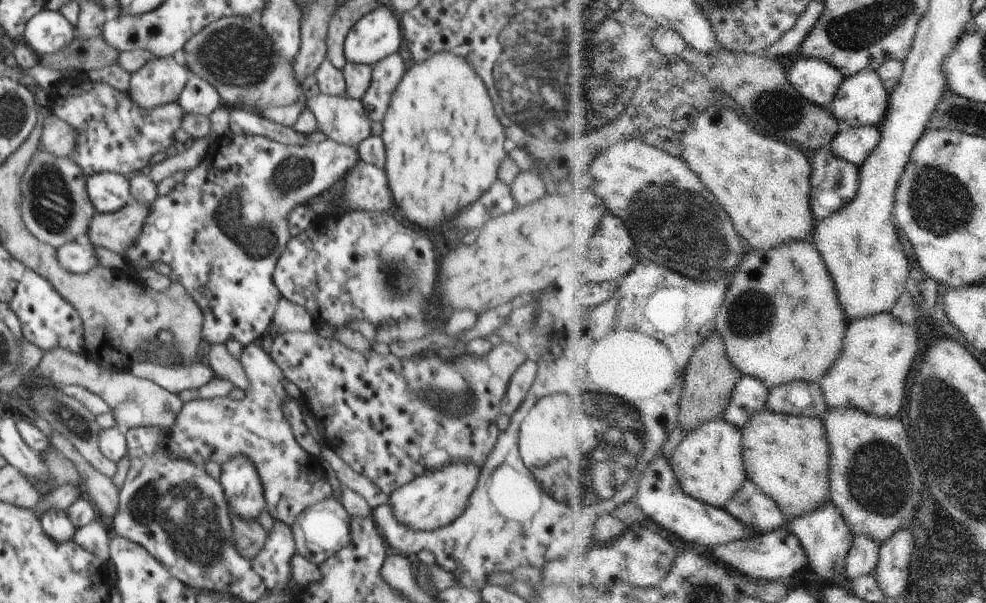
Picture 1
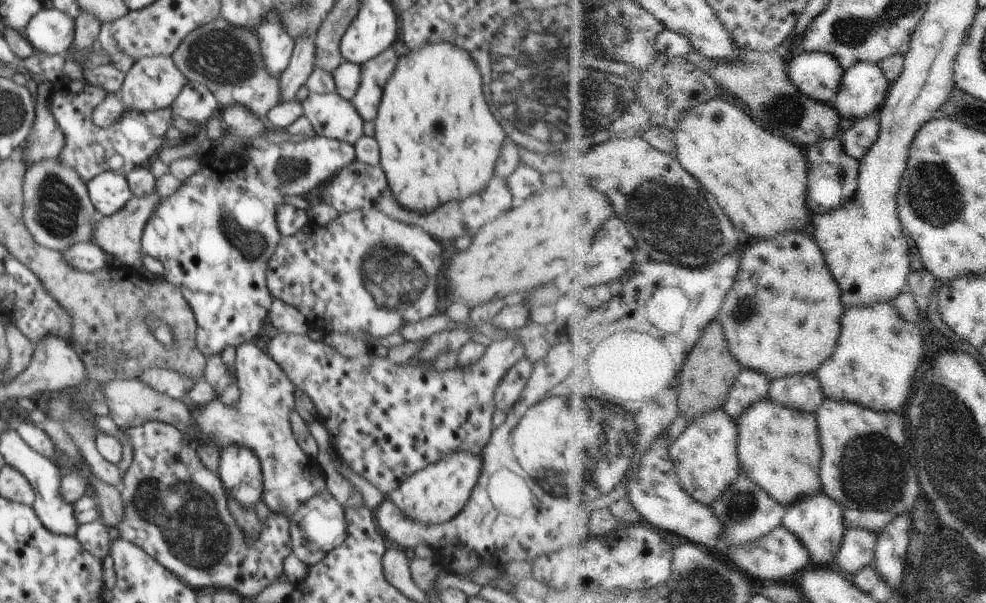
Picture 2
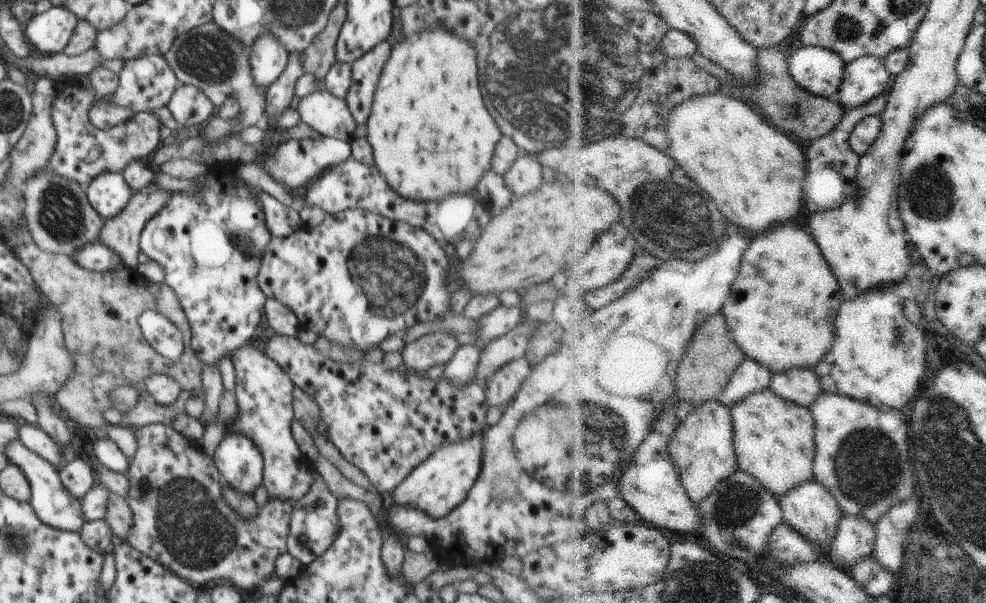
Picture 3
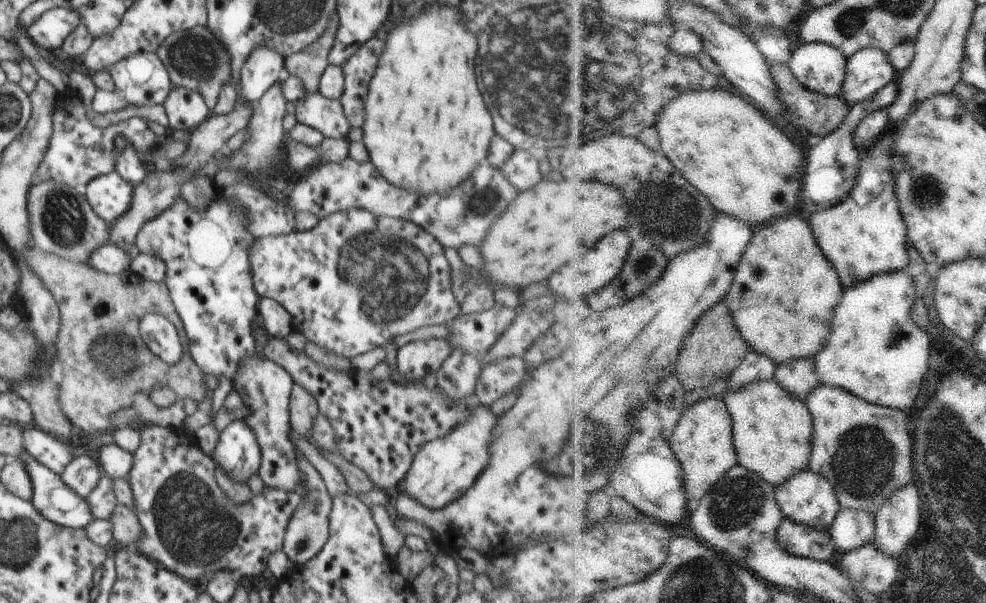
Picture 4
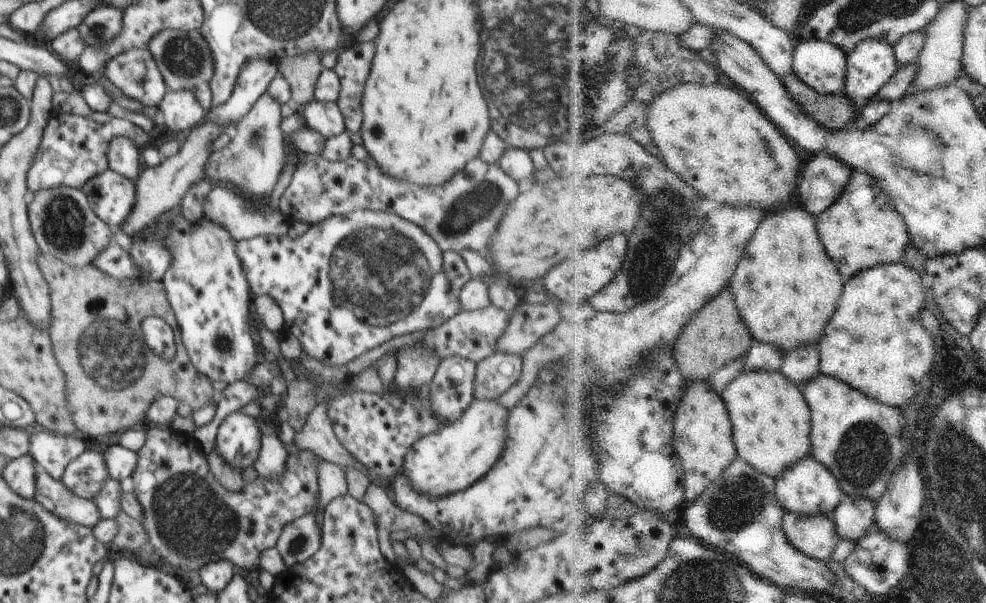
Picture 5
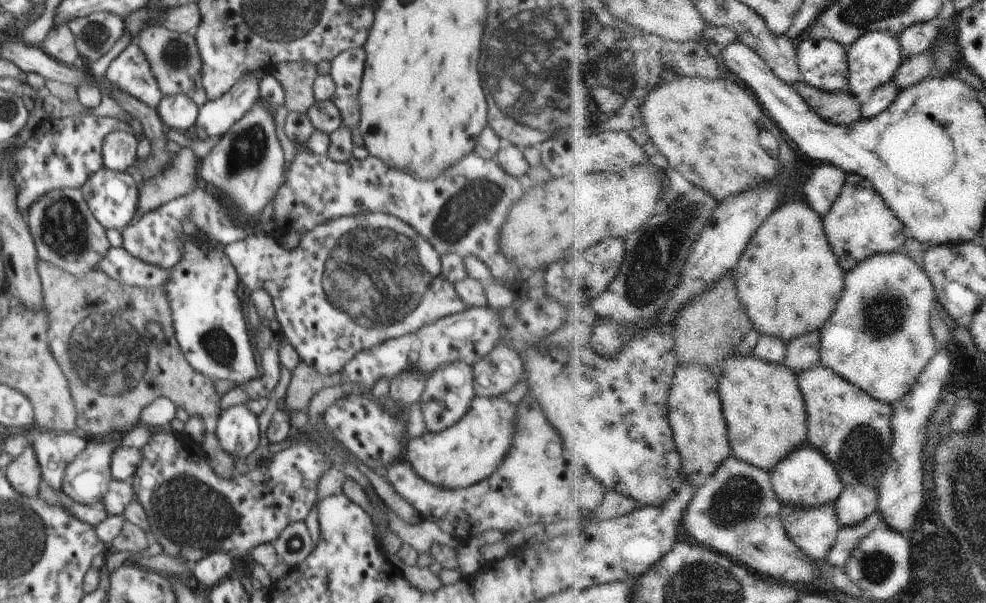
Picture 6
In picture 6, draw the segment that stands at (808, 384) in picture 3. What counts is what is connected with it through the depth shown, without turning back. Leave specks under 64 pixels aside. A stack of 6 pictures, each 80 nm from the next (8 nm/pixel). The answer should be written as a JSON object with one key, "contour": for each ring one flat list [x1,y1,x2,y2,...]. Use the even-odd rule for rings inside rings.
{"contour":[[814,331,789,344,786,365,798,376,821,363,823,331]]}

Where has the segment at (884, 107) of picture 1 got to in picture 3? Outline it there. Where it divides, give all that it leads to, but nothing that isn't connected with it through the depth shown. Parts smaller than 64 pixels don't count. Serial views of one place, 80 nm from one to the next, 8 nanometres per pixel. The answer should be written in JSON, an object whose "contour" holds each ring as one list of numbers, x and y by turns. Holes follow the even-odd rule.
{"contour":[[867,55,847,68,845,83,833,100,844,104,848,111,866,107,889,91,894,83,894,74,880,56]]}

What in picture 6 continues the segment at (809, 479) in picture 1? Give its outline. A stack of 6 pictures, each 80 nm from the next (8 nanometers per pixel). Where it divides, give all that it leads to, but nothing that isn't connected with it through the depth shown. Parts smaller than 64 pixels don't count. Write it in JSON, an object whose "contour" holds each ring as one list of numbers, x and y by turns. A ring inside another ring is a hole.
{"contour":[[739,354,730,357,721,367,718,367,715,372,720,372,722,370,722,380,721,380,721,395,725,402,726,418,729,420,729,427,731,432,731,441,733,442,733,447,735,450,735,455,750,464,756,465,761,469,766,469,771,473,776,470,776,467,780,463,784,463,790,455,794,454,803,446,809,444,809,406,805,397,805,392,801,387,800,376,798,376,793,370,788,368,788,365,774,364,759,358,756,358,754,354,750,354,745,358,739,356]]}

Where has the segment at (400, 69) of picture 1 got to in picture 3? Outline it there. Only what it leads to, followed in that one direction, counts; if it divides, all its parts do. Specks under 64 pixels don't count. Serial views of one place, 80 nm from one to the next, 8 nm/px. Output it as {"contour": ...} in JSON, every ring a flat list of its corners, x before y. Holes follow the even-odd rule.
{"contour":[[386,41,376,44,372,50,350,64,352,84,345,102,350,110,350,116,356,120,357,125,367,124,374,100,374,90,378,86,382,68,390,58,390,50,392,48]]}

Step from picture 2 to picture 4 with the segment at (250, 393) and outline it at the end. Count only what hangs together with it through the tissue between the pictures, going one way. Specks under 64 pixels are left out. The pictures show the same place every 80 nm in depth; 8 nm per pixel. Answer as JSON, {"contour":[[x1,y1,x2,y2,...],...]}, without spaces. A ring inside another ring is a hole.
{"contour":[[257,355,240,362,240,370,233,378,234,389,244,394,244,403,251,407,250,415,244,420,254,430,261,450,260,468,257,474,265,486,285,492,292,492,300,482,305,481,305,475,296,462,294,444,288,438,288,433,291,432,288,402,292,386,293,379,284,368,268,358,260,358]]}

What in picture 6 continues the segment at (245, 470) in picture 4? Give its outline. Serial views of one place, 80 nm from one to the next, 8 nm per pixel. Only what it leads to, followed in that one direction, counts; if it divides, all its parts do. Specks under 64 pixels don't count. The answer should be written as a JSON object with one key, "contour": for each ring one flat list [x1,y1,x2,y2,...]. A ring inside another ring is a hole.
{"contour":[[236,404,221,410,215,434,224,452,246,458,260,442,258,417,246,405]]}

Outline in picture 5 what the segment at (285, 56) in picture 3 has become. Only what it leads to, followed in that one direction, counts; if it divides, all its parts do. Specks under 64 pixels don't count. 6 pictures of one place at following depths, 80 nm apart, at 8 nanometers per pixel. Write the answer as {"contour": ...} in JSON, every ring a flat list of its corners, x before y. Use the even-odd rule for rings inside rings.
{"contour":[[260,57,250,59,248,63,242,66,239,72,232,96,223,105,211,106,205,120,215,122,215,125,220,127,222,123,230,126,230,124,240,122,250,112,250,109,256,104,257,100,267,92,270,83,279,75,277,66,278,61,274,62,271,58]]}

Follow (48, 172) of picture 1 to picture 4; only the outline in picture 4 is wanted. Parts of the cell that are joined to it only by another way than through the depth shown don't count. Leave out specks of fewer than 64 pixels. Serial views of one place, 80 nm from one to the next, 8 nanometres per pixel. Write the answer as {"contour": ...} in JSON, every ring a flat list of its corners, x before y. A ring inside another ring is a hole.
{"contour":[[54,180,34,182,27,196,27,212,33,244,39,251,87,264,90,254,109,242,110,224,94,213,83,191,60,186]]}

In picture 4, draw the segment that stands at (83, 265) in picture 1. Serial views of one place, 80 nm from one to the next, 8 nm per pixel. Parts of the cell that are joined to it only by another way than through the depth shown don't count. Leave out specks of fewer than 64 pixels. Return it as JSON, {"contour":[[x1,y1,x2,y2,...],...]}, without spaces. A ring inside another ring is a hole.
{"contour":[[108,242,90,254,87,266,112,275,123,274,130,270,131,260,128,252,116,246,114,242]]}

